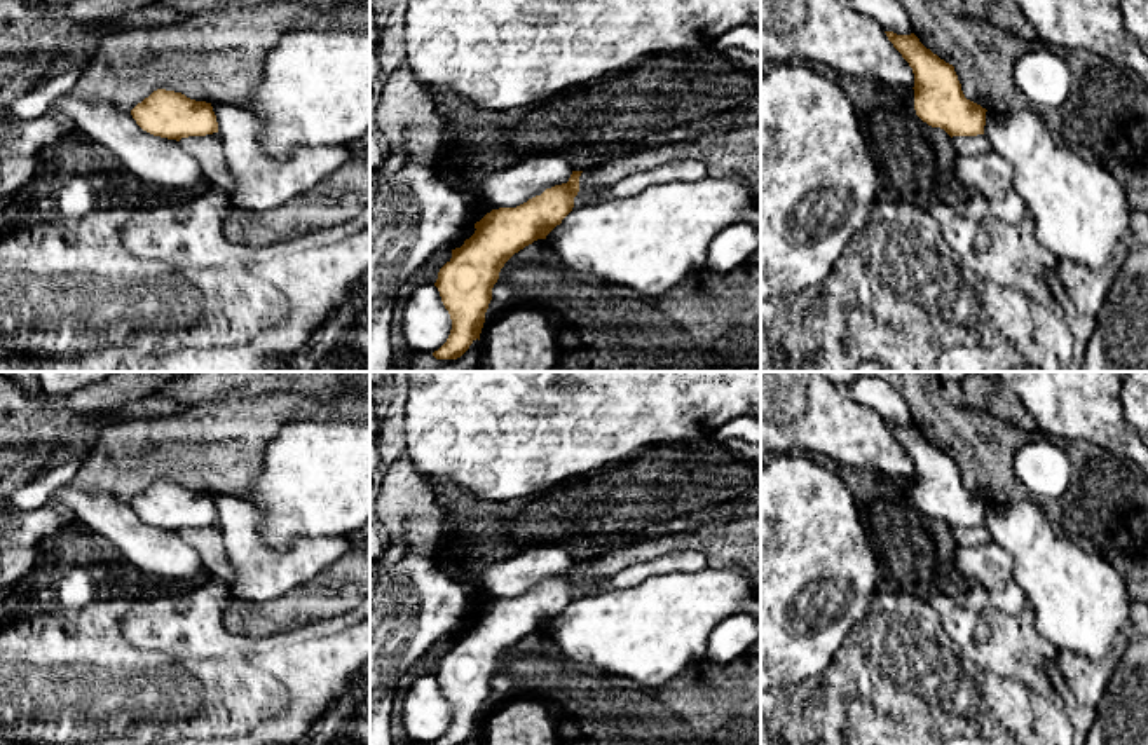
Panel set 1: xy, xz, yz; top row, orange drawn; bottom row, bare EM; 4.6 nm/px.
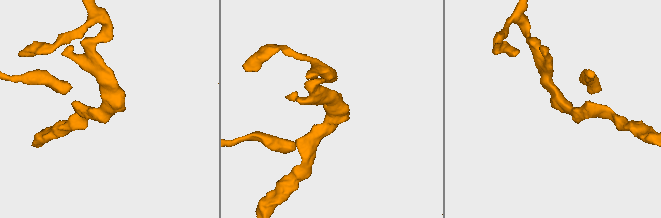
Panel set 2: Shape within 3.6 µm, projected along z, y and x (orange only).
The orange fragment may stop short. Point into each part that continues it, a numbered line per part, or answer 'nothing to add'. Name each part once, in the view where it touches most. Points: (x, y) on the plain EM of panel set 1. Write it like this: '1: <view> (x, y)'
nothing to add

